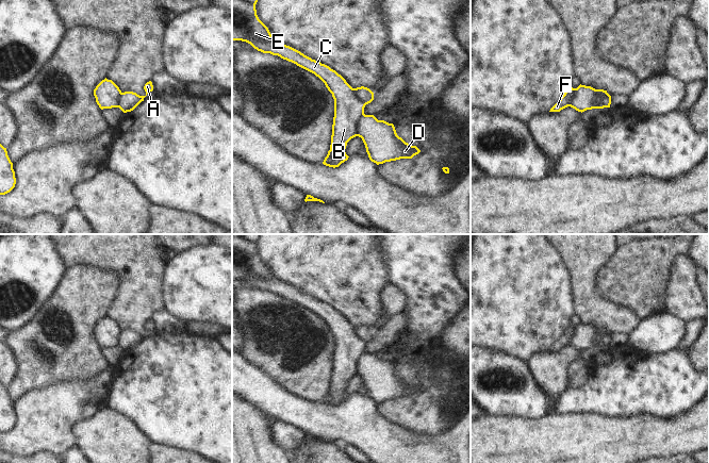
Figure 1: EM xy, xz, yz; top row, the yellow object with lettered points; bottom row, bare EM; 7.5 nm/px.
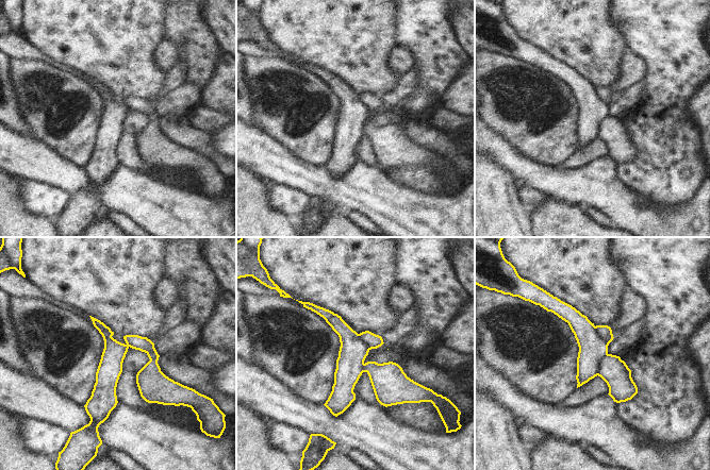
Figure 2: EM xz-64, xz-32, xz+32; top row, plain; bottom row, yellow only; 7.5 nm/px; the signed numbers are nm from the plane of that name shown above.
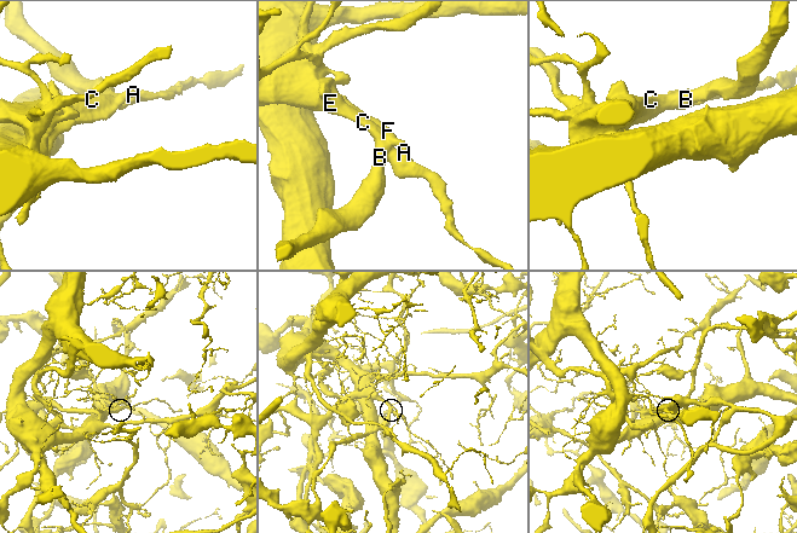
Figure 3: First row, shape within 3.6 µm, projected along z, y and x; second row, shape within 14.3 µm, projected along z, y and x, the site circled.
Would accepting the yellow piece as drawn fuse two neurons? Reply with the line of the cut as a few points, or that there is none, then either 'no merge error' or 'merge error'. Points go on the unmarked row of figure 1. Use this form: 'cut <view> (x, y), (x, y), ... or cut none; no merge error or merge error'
cut yz (607, 331), (597, 333), (592, 346); merge error

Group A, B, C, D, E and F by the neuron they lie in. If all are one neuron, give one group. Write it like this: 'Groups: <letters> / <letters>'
Groups: A D F / B C E

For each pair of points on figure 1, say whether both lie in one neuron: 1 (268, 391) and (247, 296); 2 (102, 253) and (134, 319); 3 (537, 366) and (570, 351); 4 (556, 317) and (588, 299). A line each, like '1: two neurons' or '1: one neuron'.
1: two neurons
2: one neuron
3: one neuron
4: two neurons

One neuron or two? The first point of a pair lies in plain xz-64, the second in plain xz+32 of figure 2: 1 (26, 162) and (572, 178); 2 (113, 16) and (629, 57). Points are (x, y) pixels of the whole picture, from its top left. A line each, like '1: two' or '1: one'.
1: one
2: two

